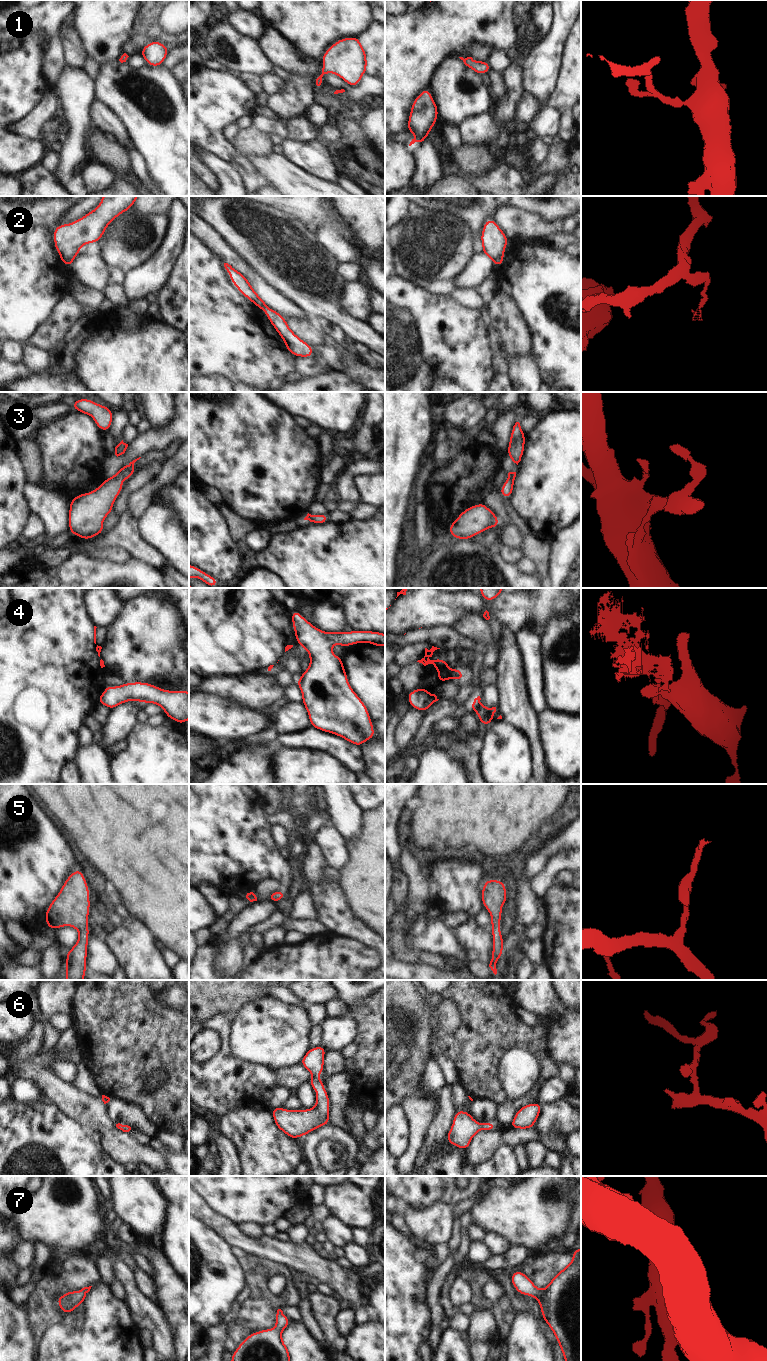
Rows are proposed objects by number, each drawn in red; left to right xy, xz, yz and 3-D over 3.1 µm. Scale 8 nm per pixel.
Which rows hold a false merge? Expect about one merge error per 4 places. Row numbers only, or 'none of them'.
2, 4.

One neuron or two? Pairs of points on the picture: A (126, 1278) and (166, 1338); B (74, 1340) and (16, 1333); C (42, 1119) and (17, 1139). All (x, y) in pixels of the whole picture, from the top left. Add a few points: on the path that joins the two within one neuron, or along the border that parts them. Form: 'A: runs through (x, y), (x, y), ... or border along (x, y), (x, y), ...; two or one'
A: runs through (134, 1293), (141, 1307), (156, 1323); one
B: border along (39, 1345), (37, 1350); two
C: runs through (36, 1125), (23, 1138); one

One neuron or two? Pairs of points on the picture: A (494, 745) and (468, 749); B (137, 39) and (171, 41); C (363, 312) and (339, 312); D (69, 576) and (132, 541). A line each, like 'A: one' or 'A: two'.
A: two
B: one
C: two
D: two

